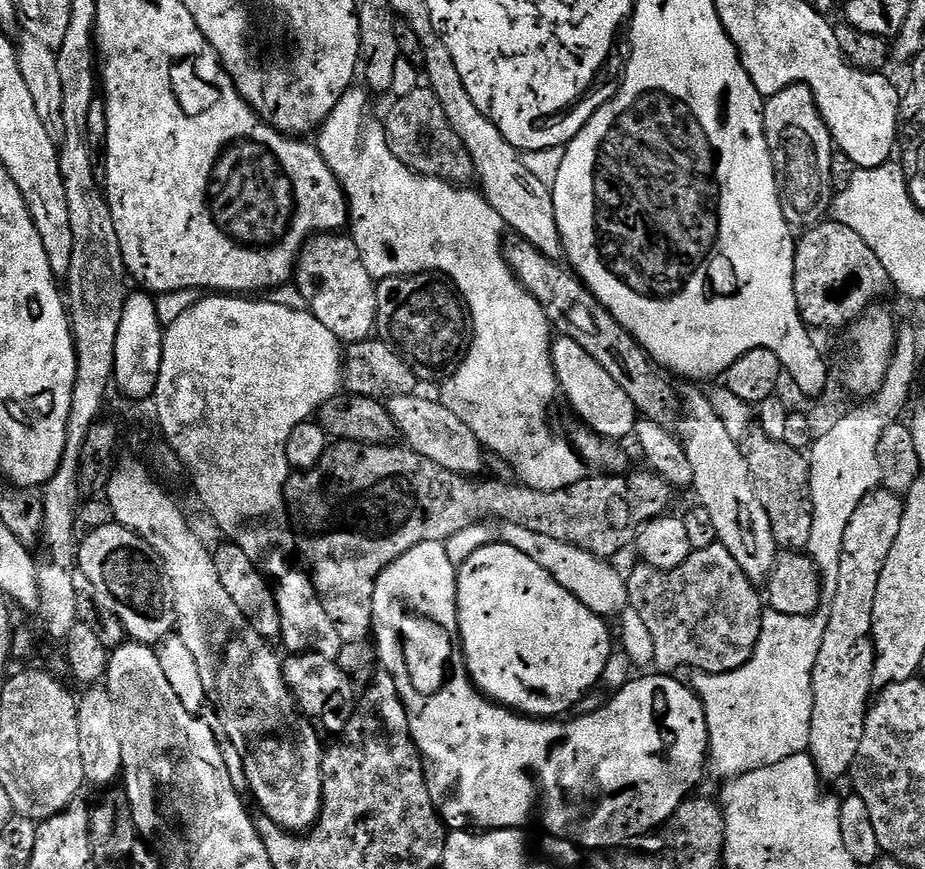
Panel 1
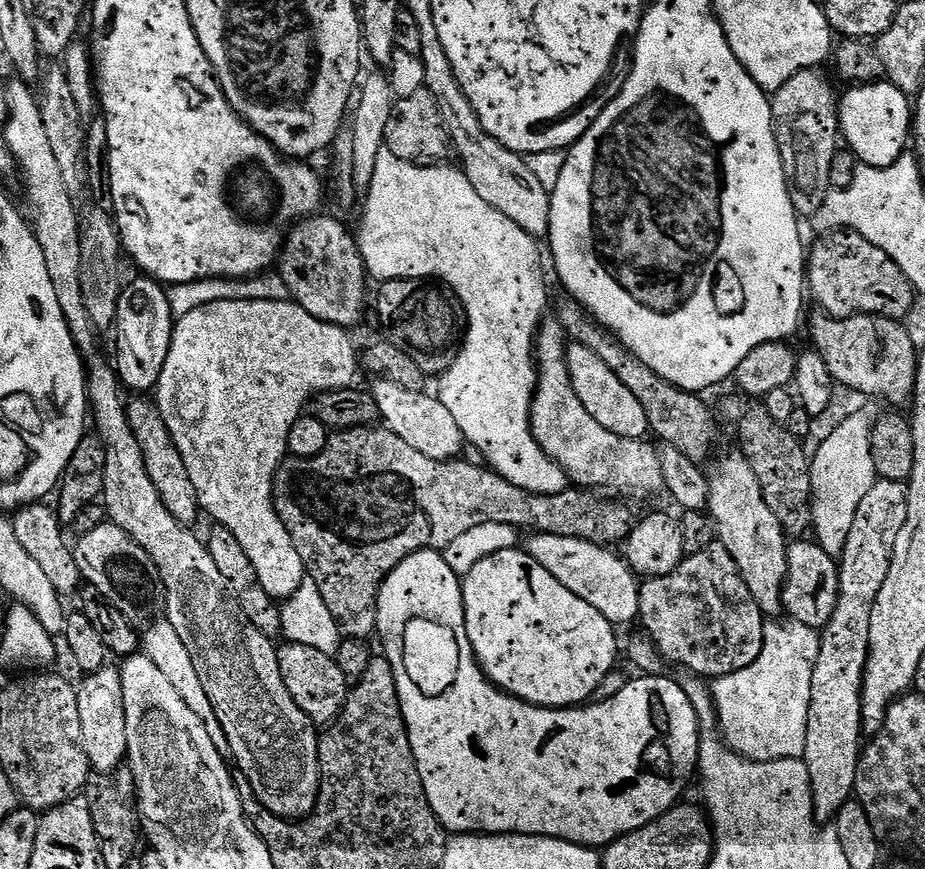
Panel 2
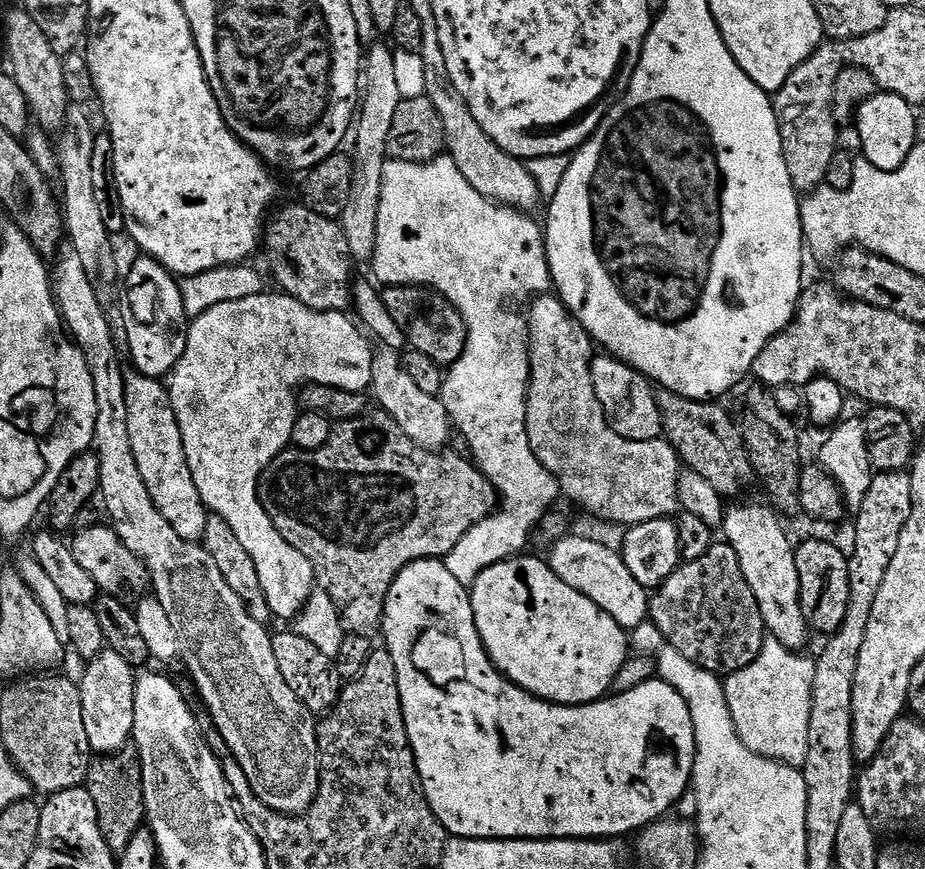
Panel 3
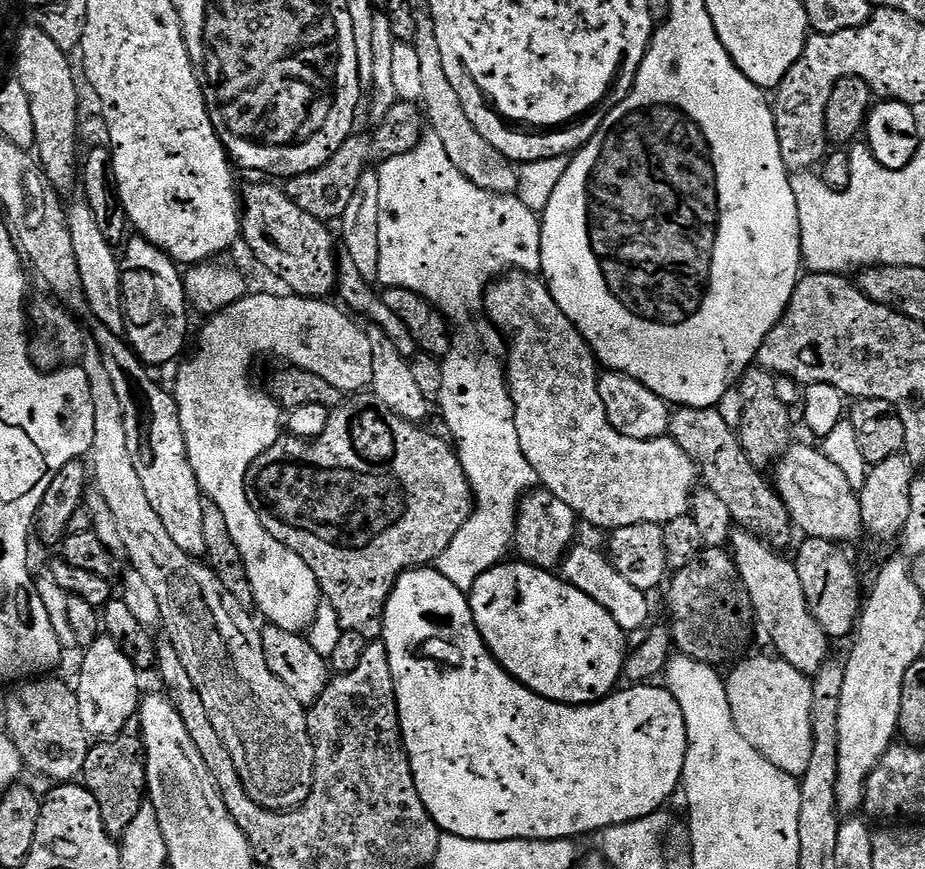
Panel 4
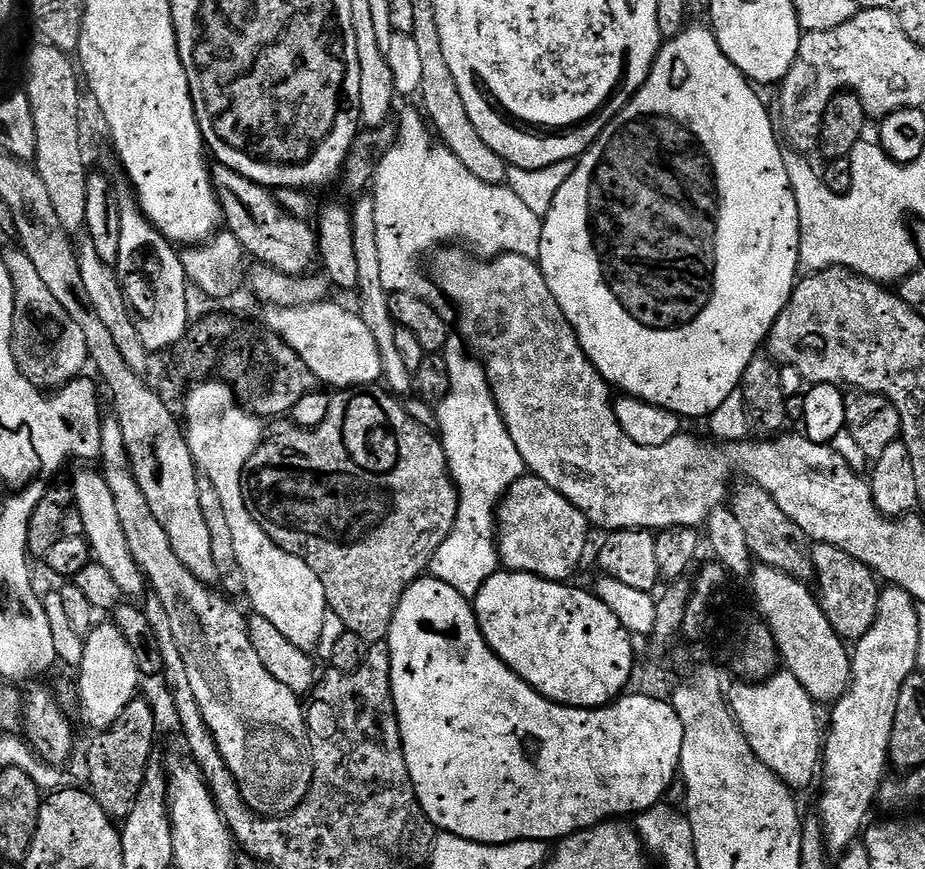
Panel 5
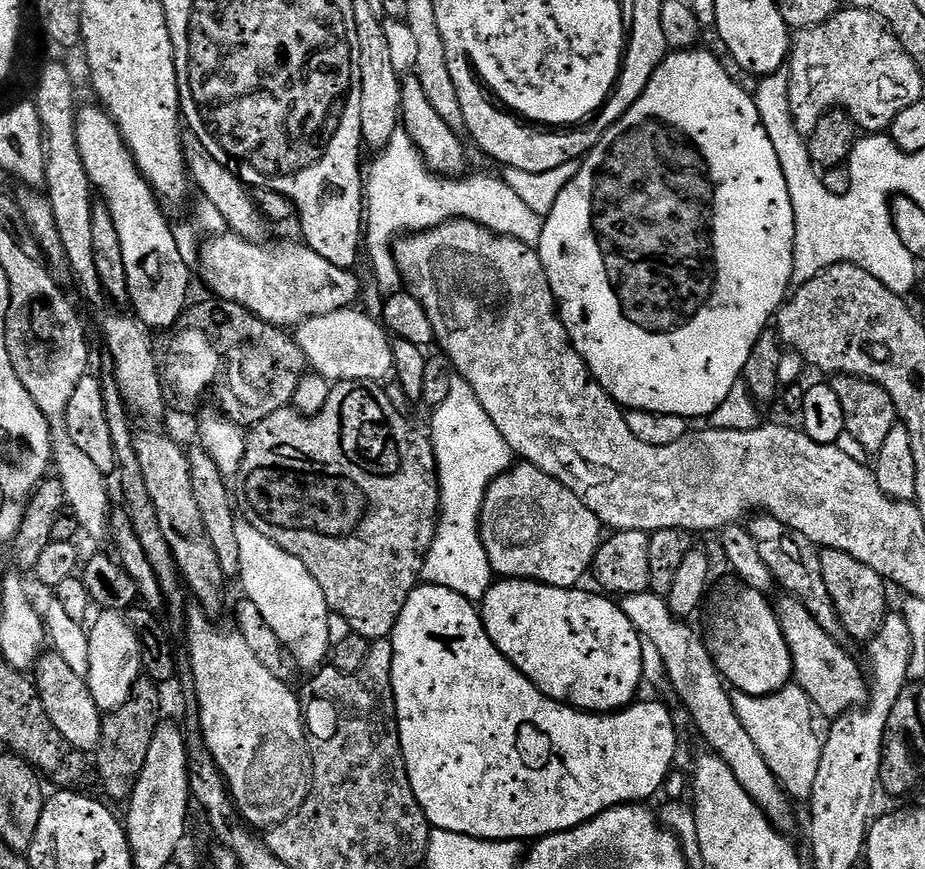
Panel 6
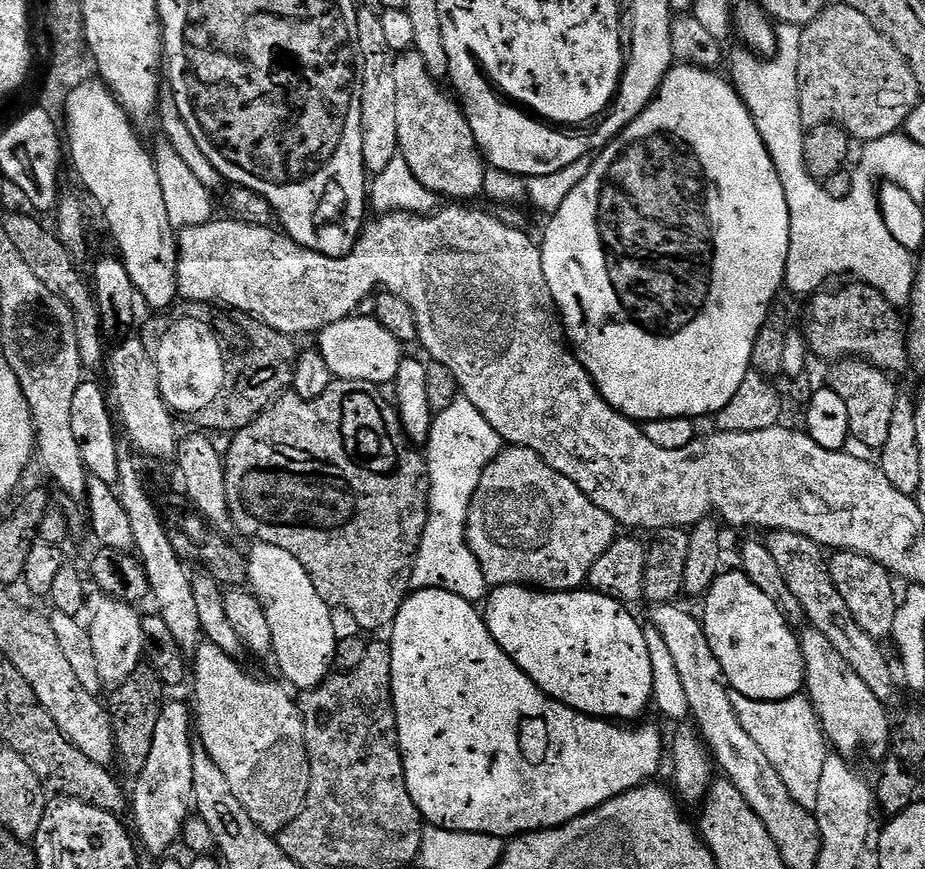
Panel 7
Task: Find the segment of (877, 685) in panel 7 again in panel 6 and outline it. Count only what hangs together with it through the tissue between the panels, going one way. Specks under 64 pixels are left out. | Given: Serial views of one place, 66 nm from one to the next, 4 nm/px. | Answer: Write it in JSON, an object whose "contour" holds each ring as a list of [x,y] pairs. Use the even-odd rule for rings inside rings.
{"contour":[[[756,514],[746,524],[750,538],[754,538],[754,546],[758,546],[758,554],[762,562],[770,566],[770,574],[777,585],[784,587],[783,591],[798,598],[810,614],[826,630],[826,634],[835,640],[843,641],[846,633],[834,606],[834,598],[830,598],[830,590],[826,590],[826,582],[822,578],[821,549],[806,534],[794,530],[794,526],[786,526],[786,522],[778,522],[778,518],[767,514]]]}

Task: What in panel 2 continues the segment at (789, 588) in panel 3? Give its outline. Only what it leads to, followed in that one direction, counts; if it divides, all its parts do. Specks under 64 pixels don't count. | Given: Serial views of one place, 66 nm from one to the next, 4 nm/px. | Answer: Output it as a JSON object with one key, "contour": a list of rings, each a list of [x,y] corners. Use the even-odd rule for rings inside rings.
{"contour":[[[733,450],[716,461],[711,461],[712,469],[707,469],[708,507],[712,521],[716,524],[718,543],[730,550],[730,558],[738,562],[742,582],[750,586],[750,594],[758,602],[765,617],[776,618],[781,615],[784,599],[784,579],[788,569],[788,545],[786,533],[778,518],[766,506],[762,486],[750,470],[750,462],[743,452]]]}

